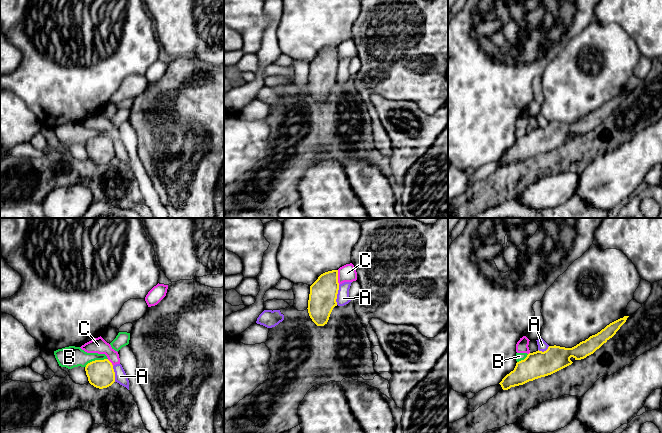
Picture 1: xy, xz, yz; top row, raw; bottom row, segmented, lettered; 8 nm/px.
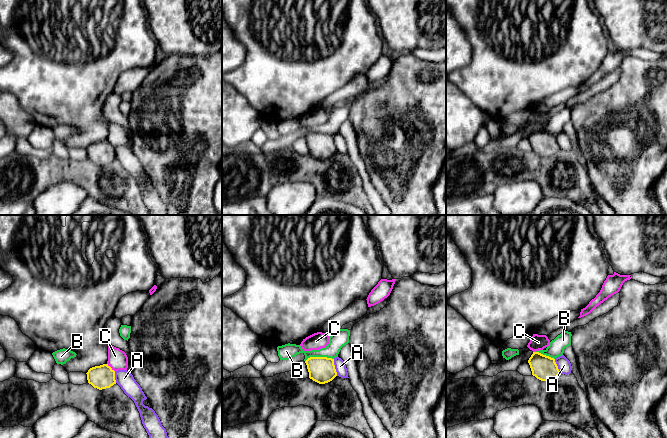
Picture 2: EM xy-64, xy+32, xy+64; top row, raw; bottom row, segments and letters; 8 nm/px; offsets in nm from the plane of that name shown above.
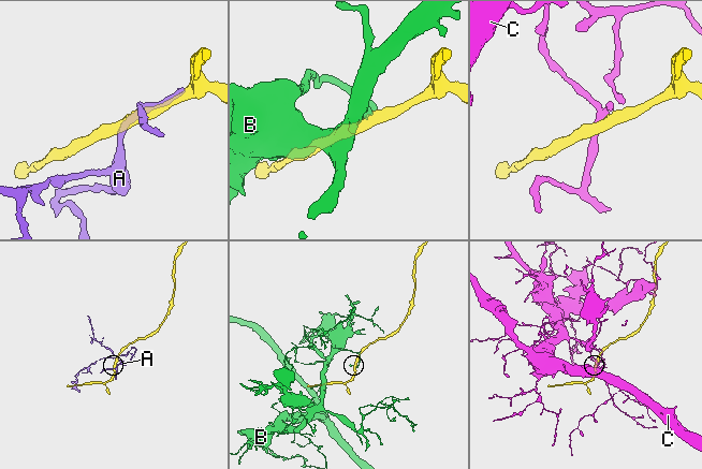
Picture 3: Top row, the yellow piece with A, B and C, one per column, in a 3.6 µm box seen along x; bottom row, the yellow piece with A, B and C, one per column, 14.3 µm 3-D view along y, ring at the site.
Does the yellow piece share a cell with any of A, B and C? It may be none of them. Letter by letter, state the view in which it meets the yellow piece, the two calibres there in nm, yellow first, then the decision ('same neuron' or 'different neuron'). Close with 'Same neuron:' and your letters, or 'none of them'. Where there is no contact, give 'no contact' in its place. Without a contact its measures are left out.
A: contact in xz; calibres 220 and 100 nm; different neuron
B: contact in xy; calibres 220 and 170 nm; different neuron
C: contact in xz; calibres 220 and 140 nm; different neuron
Same neuron: none of them

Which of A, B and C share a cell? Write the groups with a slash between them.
A / B / C

